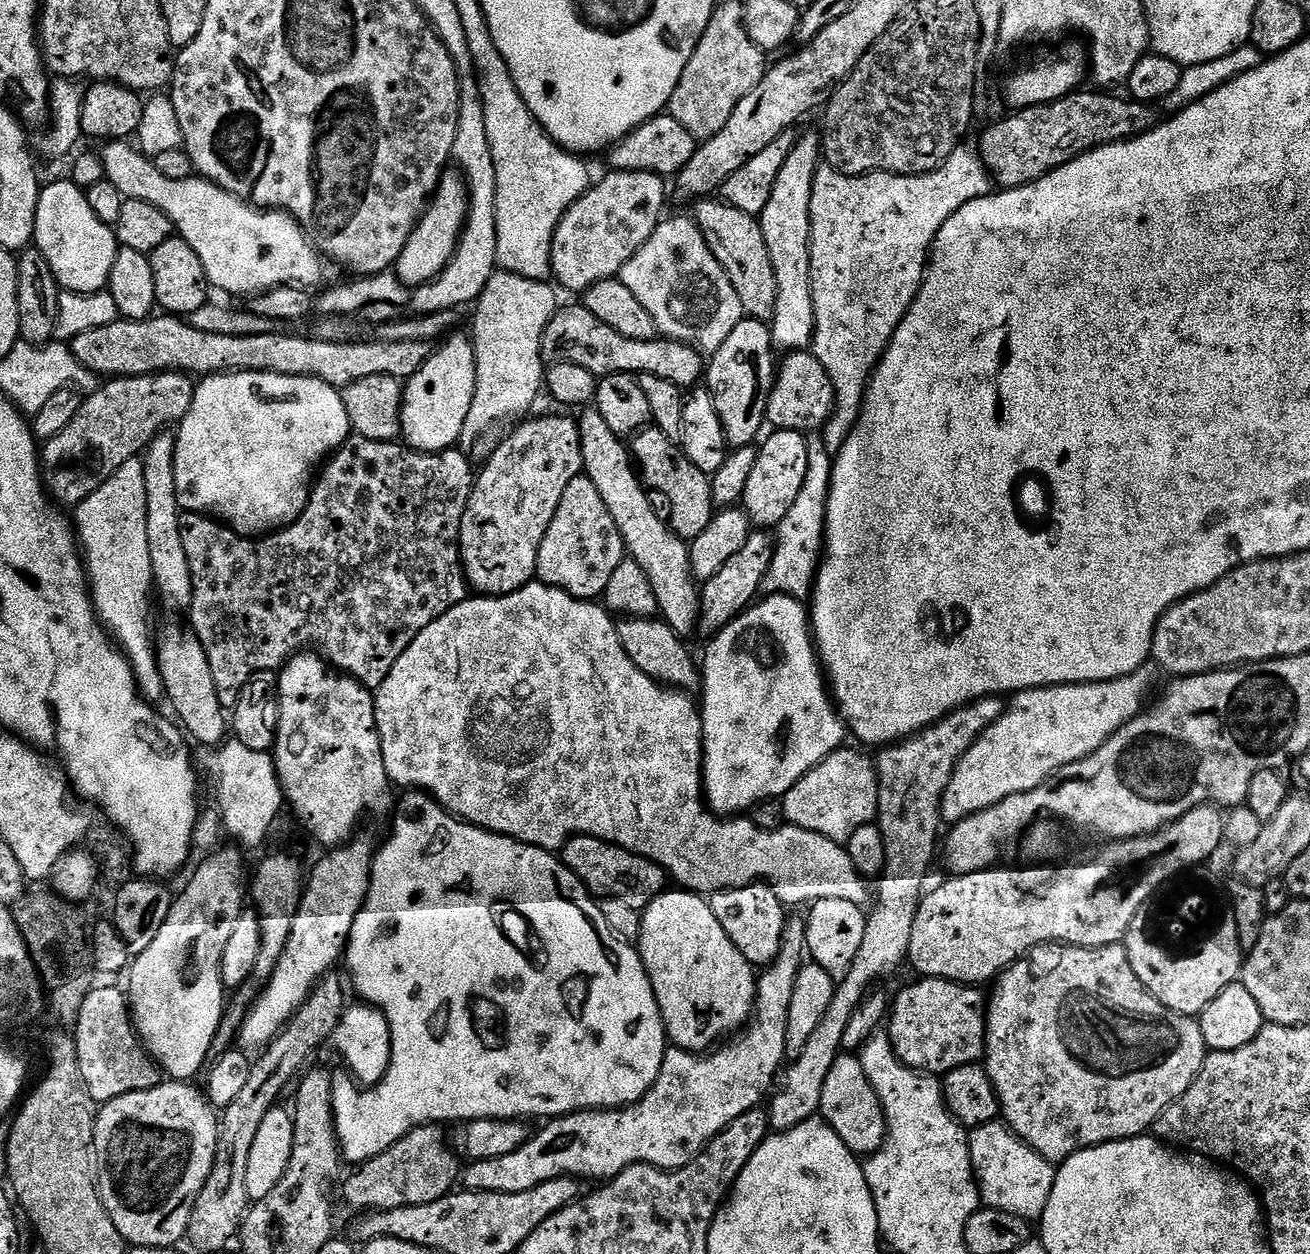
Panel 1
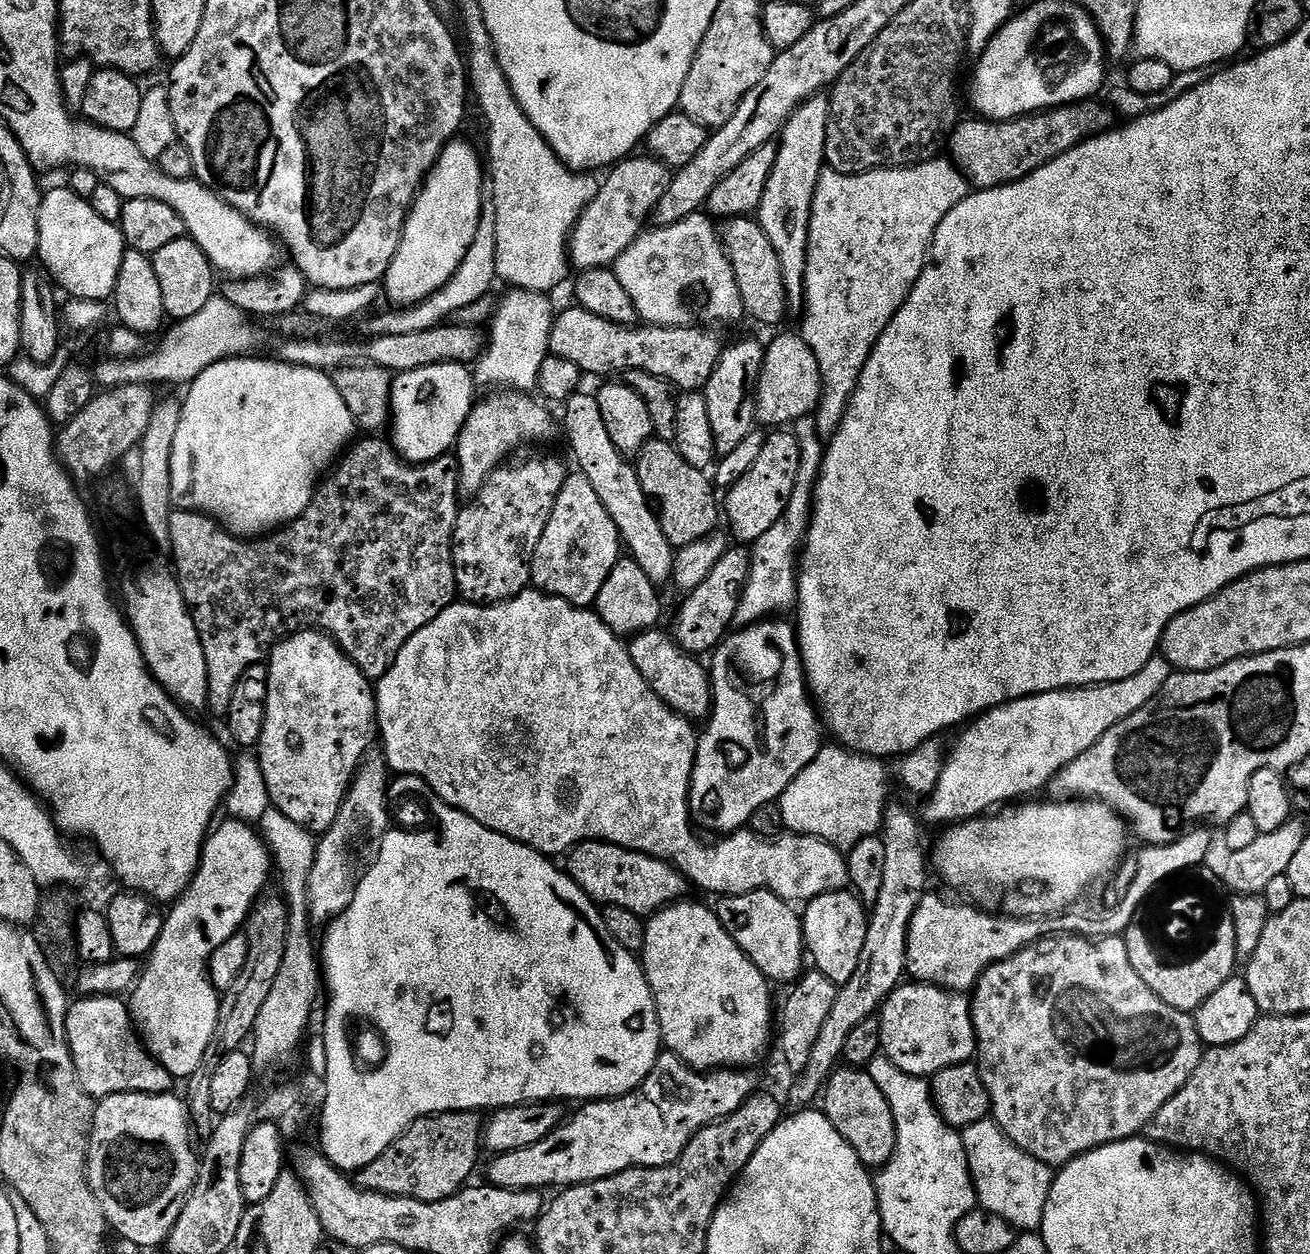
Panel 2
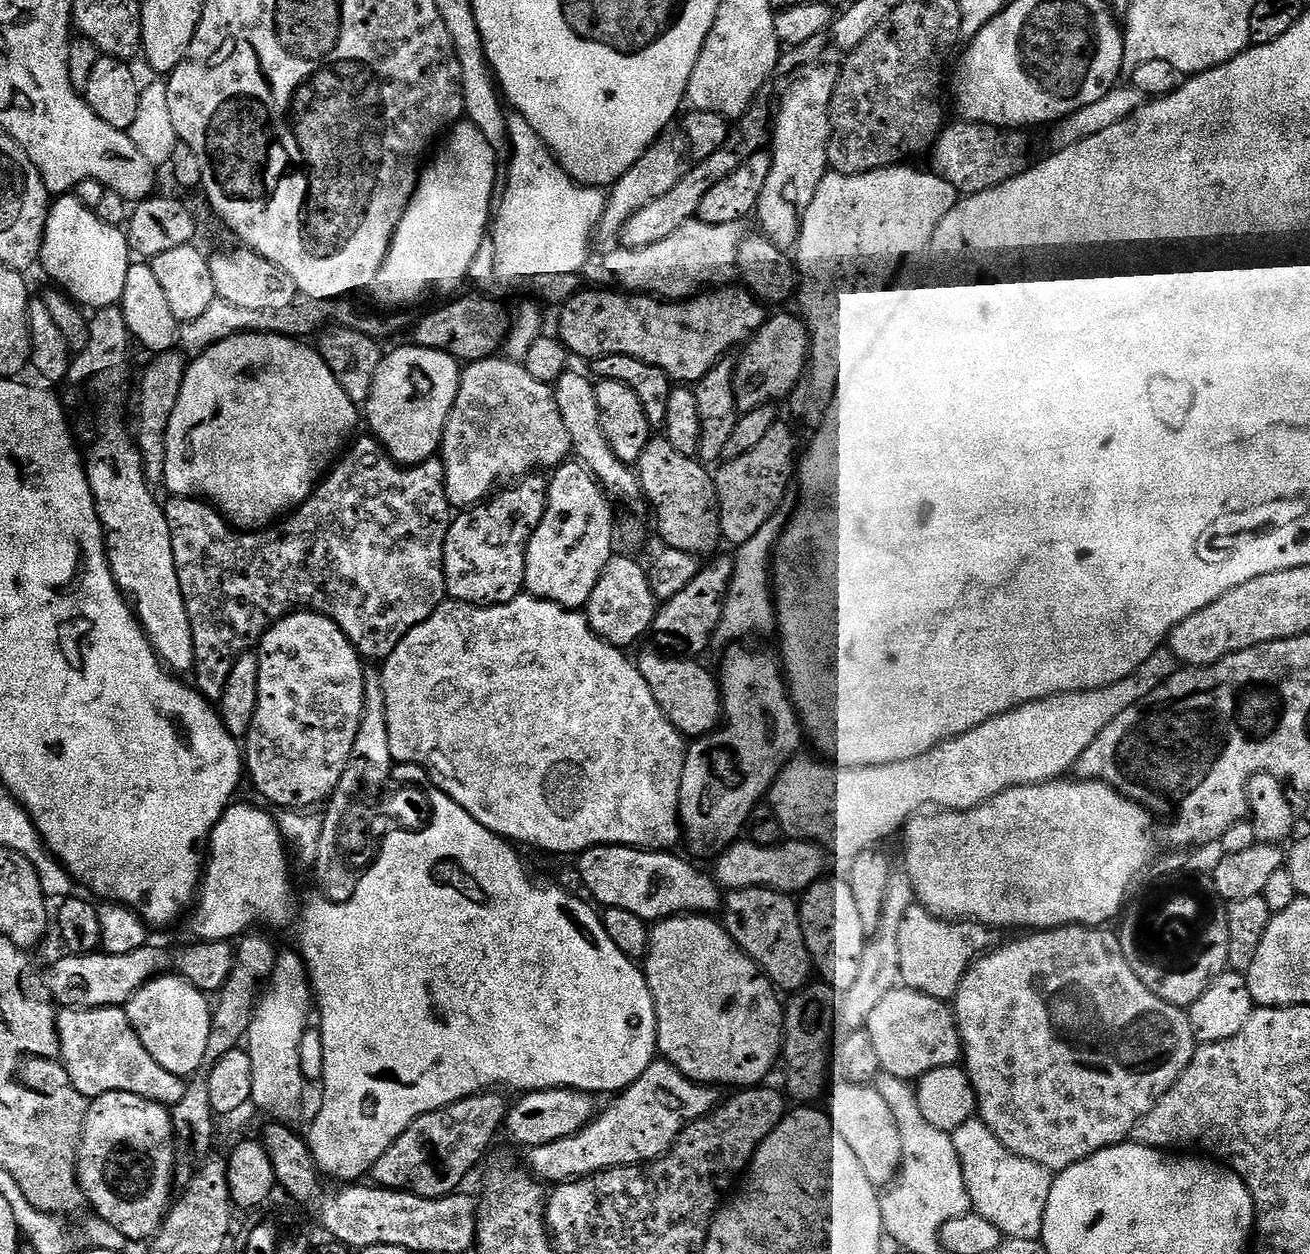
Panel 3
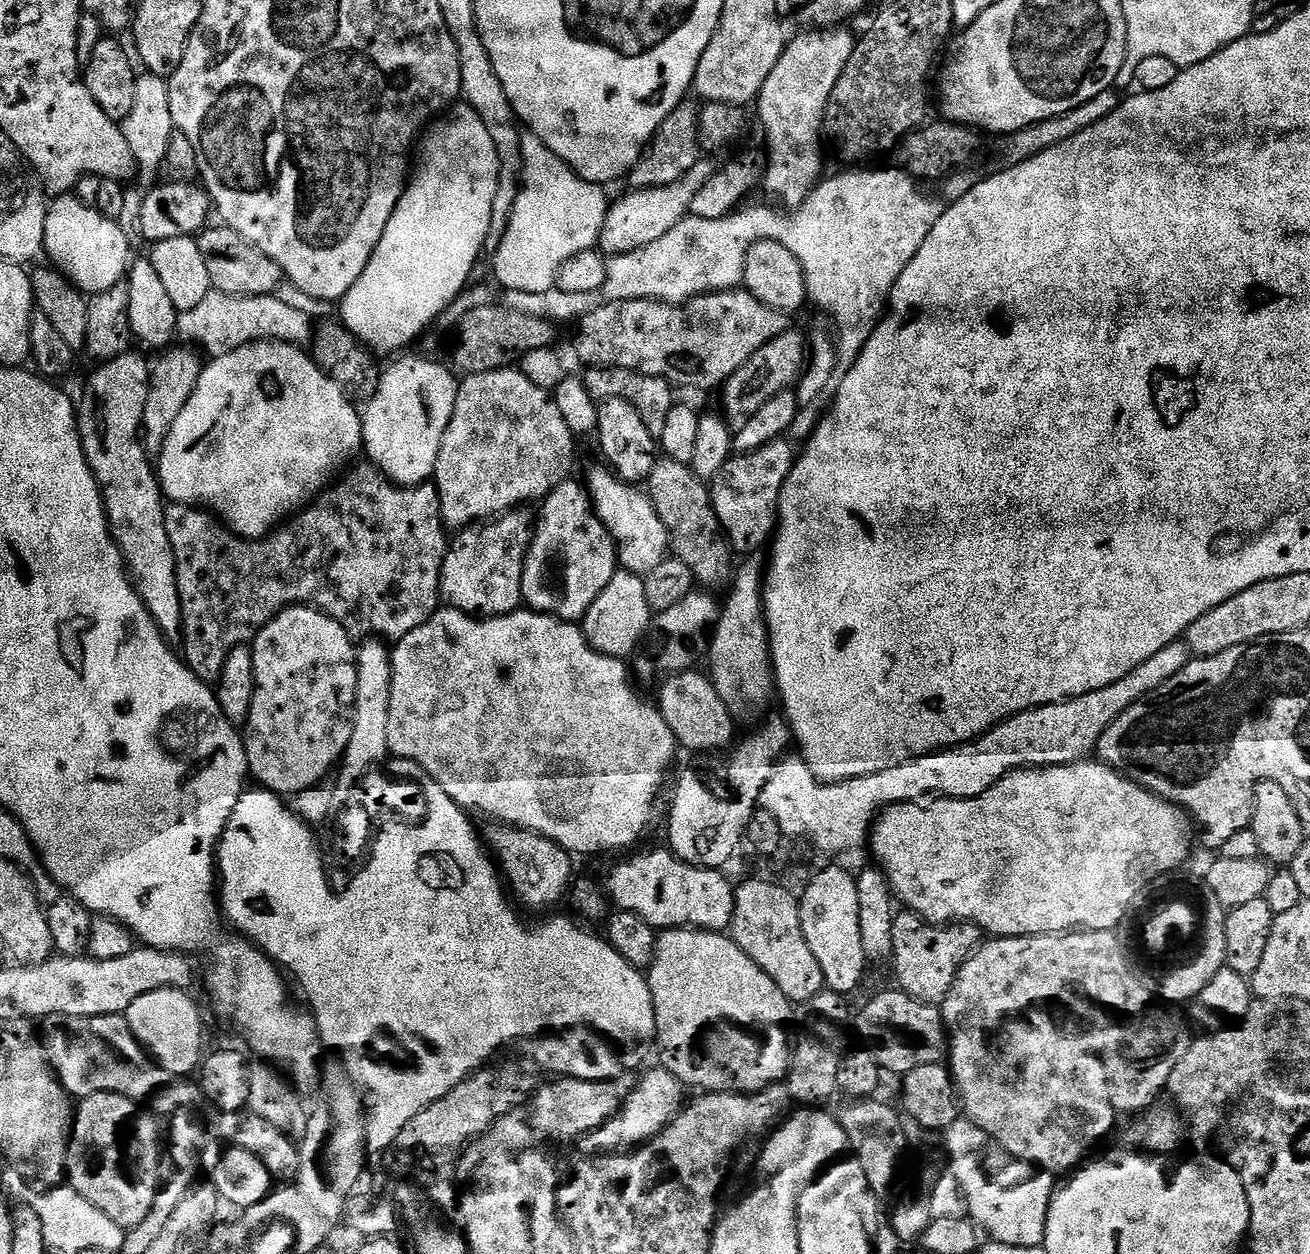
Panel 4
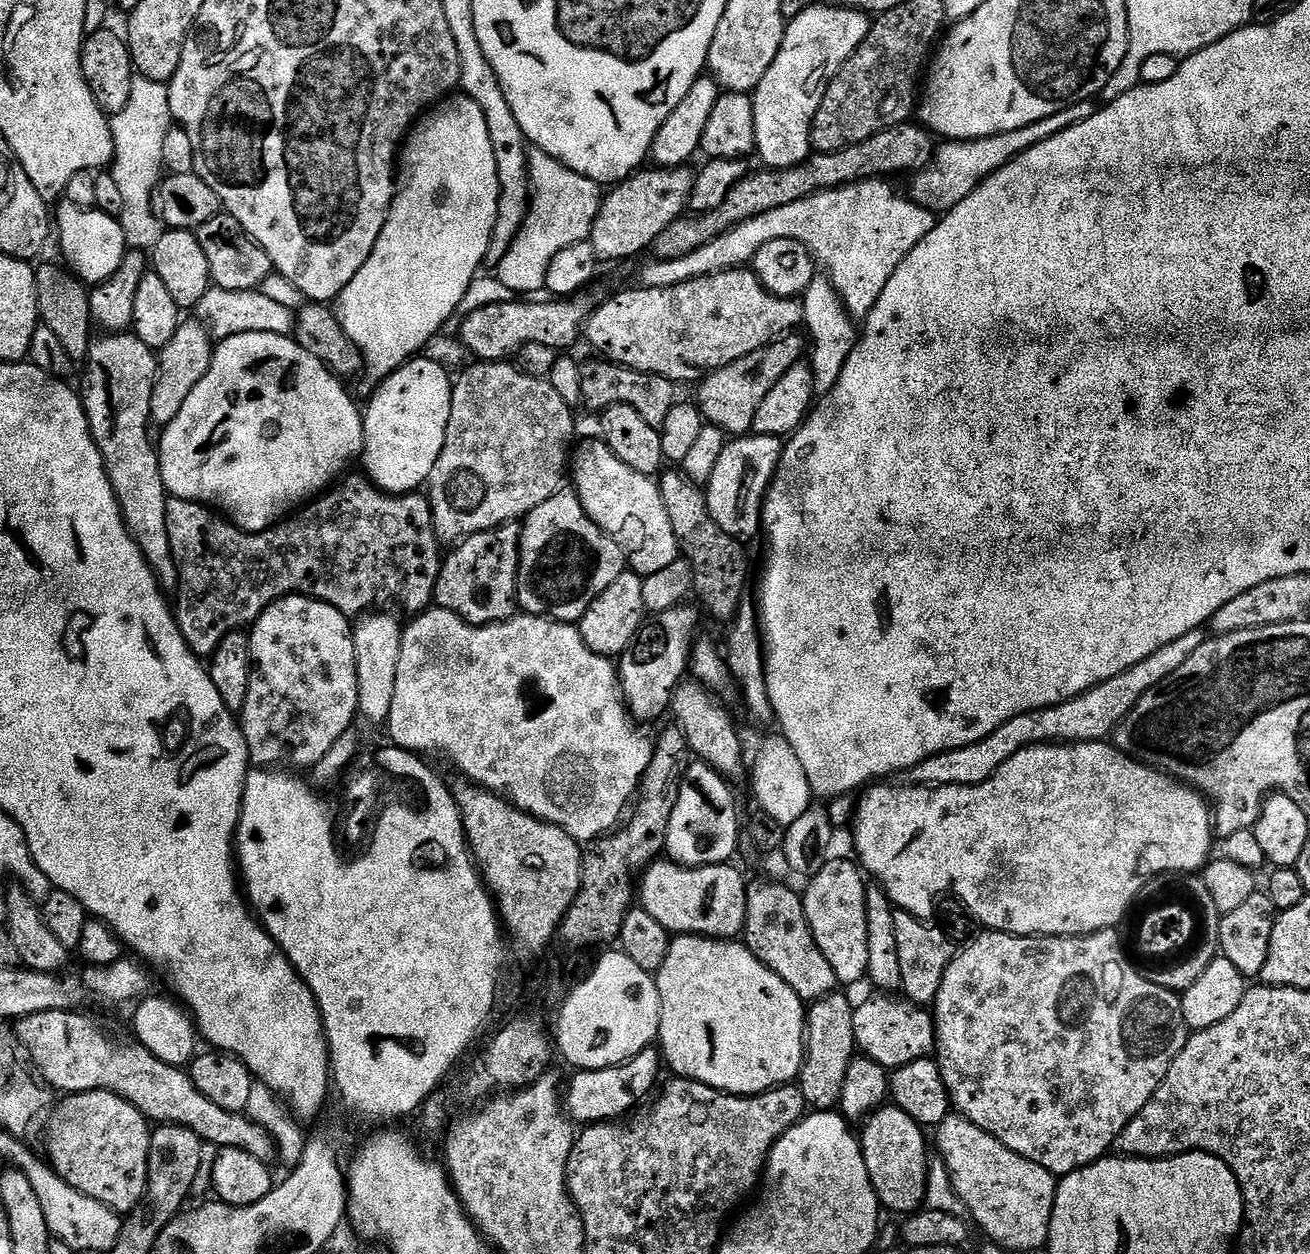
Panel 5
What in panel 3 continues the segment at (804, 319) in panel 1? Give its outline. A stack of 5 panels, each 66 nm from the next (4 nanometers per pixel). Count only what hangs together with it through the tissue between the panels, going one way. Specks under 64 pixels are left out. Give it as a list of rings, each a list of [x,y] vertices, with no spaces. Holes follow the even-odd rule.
[[[812,64],[804,68],[788,84],[788,89],[780,96],[780,105],[774,108],[774,123],[770,128],[770,151],[772,153],[772,169],[770,178],[766,178],[766,186],[762,186],[762,198],[758,202],[754,216],[760,219],[763,235],[782,249],[792,250],[796,247],[796,239],[800,237],[800,227],[804,221],[810,202],[814,202],[814,190],[822,182],[822,178],[830,171],[828,163],[828,107],[834,94],[837,65]]]

